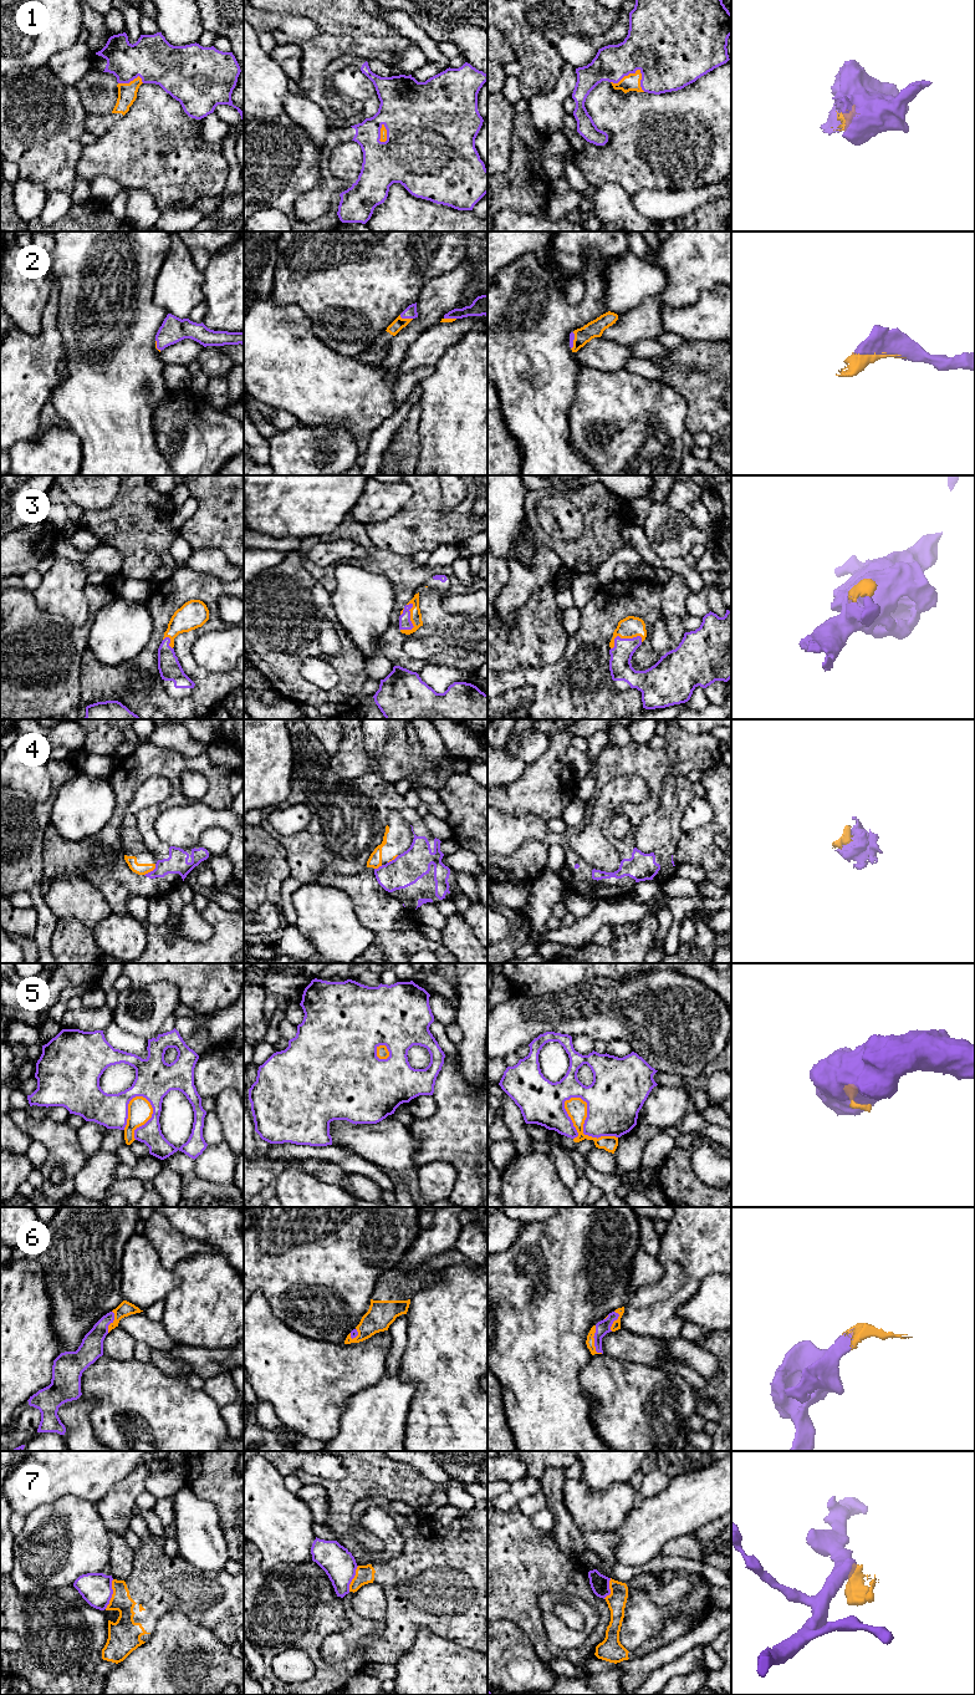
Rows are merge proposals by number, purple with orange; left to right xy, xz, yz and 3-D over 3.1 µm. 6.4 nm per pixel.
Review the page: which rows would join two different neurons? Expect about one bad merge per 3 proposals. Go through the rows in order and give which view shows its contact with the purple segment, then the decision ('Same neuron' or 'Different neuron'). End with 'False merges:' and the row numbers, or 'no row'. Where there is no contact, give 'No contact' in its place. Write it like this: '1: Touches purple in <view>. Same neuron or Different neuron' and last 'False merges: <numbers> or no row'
1: Touches purple in yz. Same neuron
2: Touches purple in xz. Same neuron
3: Touches purple in yz. Same neuron
4: Touches purple in xy. Different neuron
5: Touches purple in yz. Same neuron
6: Touches purple in yz. Same neuron
7: Touches purple in xy. Different neuron
False merges: 4, 7

